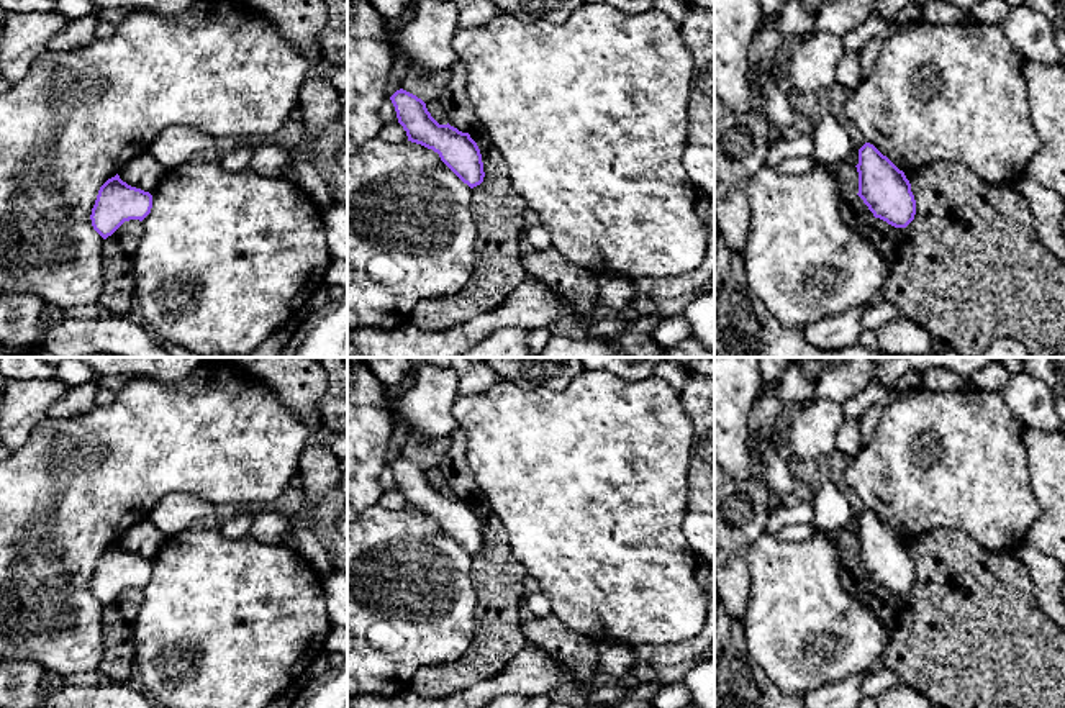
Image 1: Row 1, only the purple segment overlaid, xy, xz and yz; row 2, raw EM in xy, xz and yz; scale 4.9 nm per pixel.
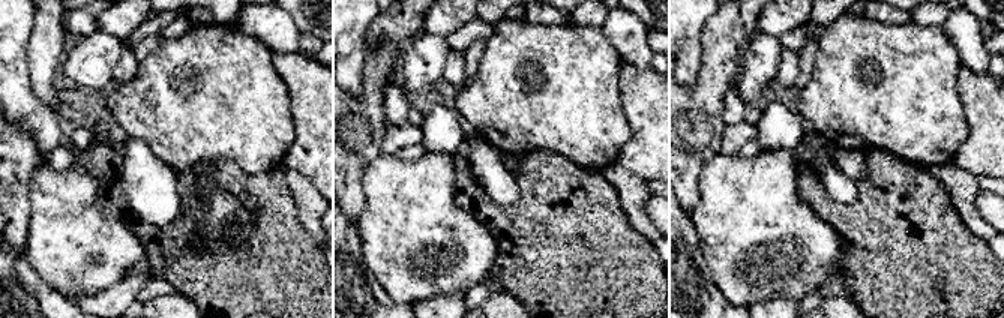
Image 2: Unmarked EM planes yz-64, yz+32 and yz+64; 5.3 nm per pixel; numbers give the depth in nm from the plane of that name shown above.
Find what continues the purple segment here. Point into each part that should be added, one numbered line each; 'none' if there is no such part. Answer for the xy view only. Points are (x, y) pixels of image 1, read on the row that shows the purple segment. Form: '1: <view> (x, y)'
none

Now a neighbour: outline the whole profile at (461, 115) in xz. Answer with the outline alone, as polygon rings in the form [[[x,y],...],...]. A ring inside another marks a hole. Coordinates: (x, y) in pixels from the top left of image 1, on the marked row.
[[[459,61],[451,69],[451,82],[441,102],[447,108],[447,123],[469,133],[482,154],[485,177],[470,195],[470,211],[478,233],[477,259],[469,282],[459,292],[424,298],[410,313],[408,323],[429,331],[449,329],[495,310],[529,277],[521,262],[526,203],[514,192],[501,154],[485,136],[475,116],[465,79],[465,66]]]

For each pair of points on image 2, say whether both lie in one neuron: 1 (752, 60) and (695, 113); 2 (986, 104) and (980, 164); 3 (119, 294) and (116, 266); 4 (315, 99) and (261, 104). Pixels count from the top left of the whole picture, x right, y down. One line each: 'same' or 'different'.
1: different
2: same
3: different
4: different

